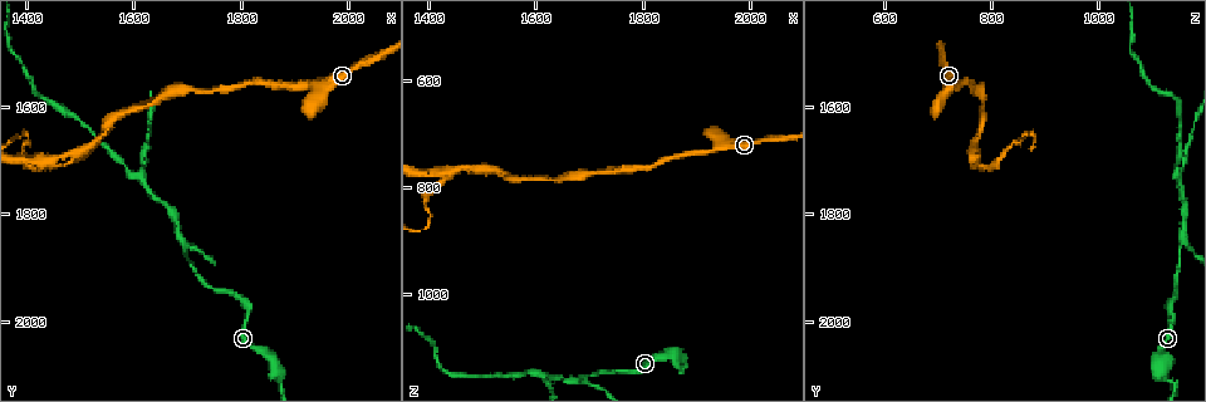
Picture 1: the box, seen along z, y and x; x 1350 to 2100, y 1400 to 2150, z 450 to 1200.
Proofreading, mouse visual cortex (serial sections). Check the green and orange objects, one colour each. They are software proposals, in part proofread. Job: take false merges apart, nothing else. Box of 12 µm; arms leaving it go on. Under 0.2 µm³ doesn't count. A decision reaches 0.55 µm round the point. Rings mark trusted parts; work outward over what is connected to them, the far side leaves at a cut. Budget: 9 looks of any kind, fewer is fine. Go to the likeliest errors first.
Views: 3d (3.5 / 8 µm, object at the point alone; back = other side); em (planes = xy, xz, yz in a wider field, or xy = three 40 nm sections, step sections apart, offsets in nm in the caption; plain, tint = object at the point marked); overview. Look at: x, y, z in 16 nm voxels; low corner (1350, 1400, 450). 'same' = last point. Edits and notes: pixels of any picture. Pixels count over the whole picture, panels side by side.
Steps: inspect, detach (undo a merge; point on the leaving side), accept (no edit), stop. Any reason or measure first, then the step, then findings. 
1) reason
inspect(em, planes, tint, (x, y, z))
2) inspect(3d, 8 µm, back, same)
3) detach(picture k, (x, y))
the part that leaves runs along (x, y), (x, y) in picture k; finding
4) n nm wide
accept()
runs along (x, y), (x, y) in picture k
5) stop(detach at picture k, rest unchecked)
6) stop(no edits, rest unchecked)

three-way junction
inspect(3d, 8 µm, (1450, 1705, 770))

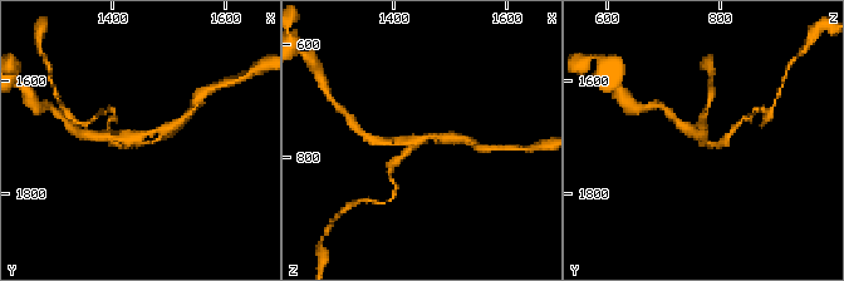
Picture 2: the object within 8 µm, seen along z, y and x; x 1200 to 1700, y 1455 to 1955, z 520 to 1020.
inspect(3d, 3.5 µm, (1450, 1705, 770))

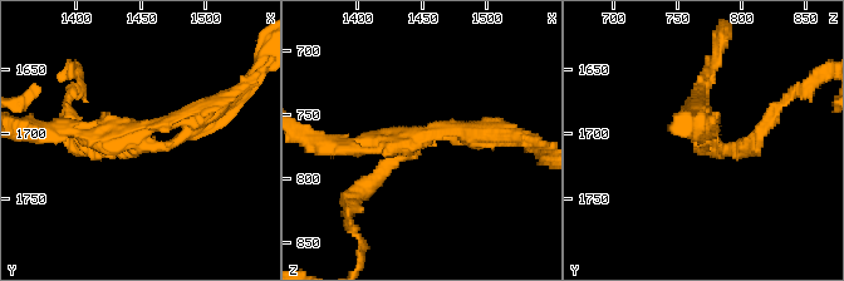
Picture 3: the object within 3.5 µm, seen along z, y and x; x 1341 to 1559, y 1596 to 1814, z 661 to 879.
3 arms; arms of 200, 200, 300 nm
inspect(em, xy, step 5, tint, (1450, 1702, 770))

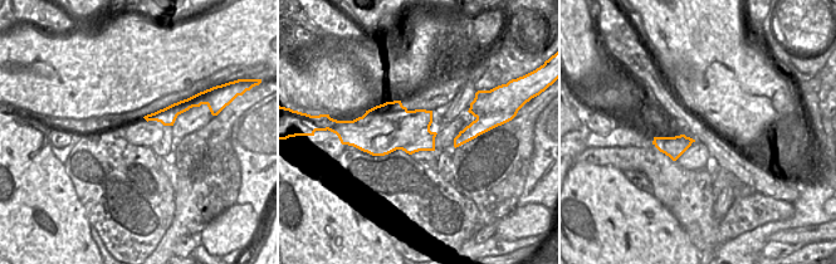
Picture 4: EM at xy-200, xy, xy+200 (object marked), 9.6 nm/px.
440 nm wide
accept()
runs along (214, 108), (114, 139), (55, 128) in picture 3; all the same cell

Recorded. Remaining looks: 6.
two arms in line, one across
inspect(3d, 3.5 µm, (1690, 1850, 1155))

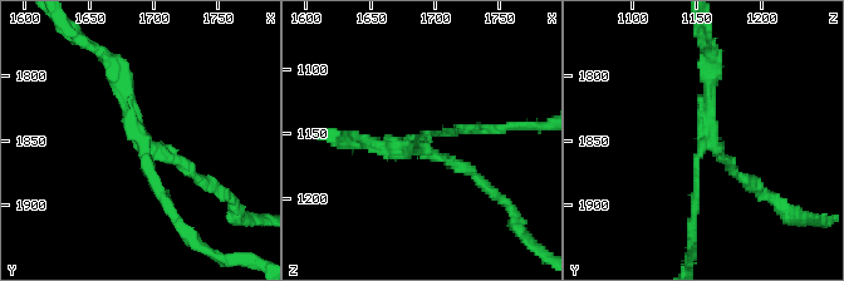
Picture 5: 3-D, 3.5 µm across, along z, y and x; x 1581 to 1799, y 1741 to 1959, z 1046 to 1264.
inspect(em, planes, plain, (1688, 1854, 1156))

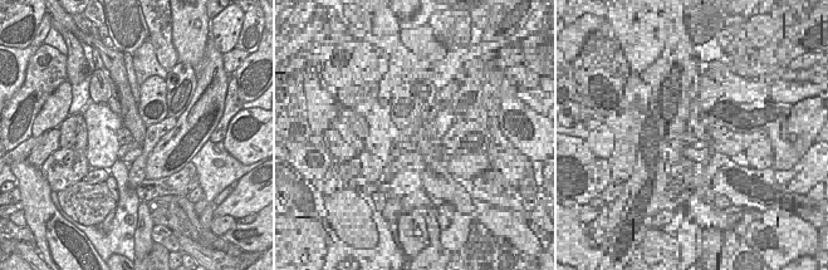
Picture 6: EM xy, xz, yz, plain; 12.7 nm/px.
where the object lies
inspect(em, planes, tint, same)

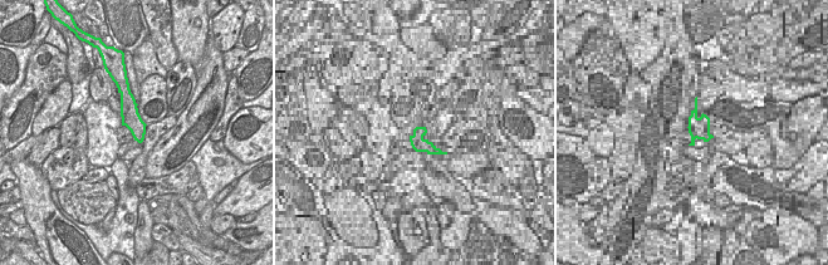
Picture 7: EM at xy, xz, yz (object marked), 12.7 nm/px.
3 arms; arms of 150, 150, 200 nm
detach(picture 5, (178, 161))
a second cell is stuck on

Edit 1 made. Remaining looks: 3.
a narrow waist
inspect(3d, 8 µm, back, (1625, 1750, 1150))

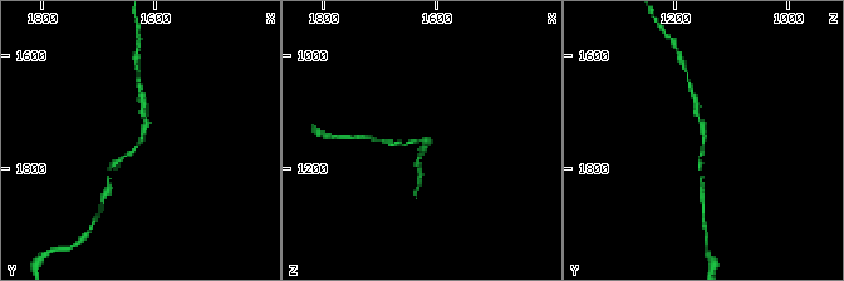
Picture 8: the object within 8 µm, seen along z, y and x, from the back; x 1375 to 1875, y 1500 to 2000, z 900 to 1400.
zoom in
inspect(3d, 3.5 µm, (1620, 1755, 1150))

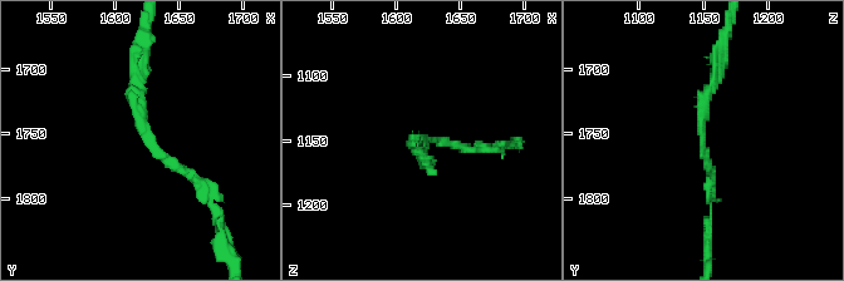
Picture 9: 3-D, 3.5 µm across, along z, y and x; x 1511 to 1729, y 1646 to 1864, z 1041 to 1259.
need the tissue
inspect(em, xy, step 2, tint, (1624, 1750, 1150))

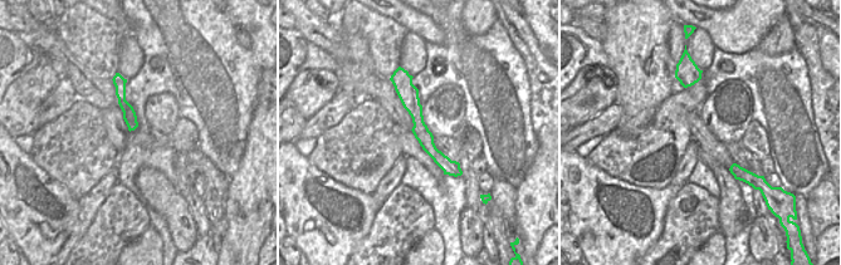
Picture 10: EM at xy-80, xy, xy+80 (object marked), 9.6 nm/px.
arms of 100, 150 nm
accept()
runs along (207, 195), (142, 133), (142, 60) in picture 9; all the same cell

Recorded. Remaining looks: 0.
stop(detach at picture 5, rest unchecked)

